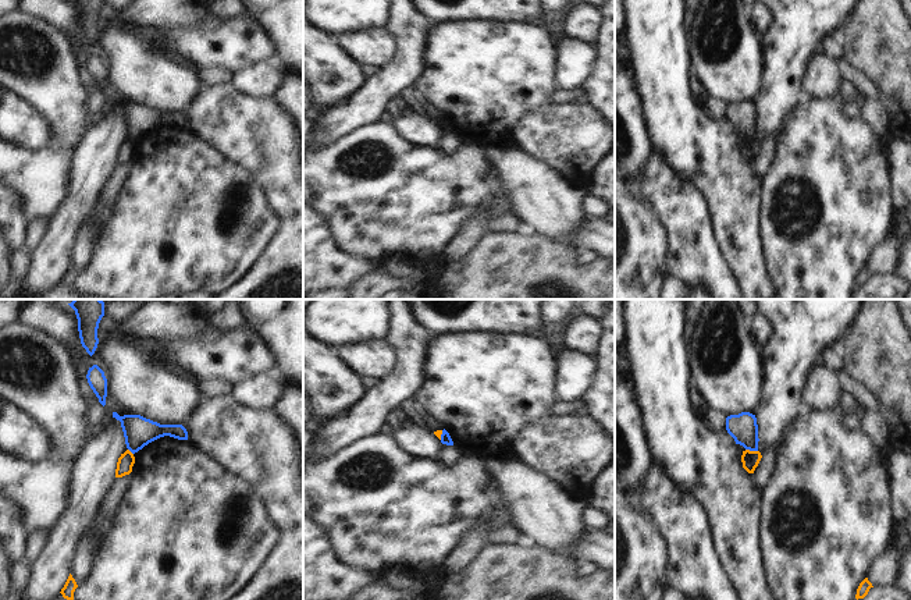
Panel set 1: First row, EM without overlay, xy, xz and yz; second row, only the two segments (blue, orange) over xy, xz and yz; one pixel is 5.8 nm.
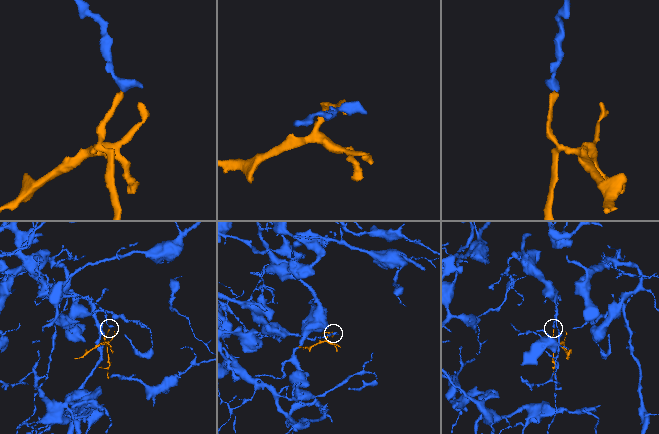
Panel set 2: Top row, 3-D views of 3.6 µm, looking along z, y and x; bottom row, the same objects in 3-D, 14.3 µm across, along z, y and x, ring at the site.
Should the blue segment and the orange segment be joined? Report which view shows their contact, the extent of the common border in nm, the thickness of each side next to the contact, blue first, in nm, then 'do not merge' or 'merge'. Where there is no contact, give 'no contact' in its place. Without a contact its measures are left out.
yz | 70 nm | 170/100 nm | do not merge

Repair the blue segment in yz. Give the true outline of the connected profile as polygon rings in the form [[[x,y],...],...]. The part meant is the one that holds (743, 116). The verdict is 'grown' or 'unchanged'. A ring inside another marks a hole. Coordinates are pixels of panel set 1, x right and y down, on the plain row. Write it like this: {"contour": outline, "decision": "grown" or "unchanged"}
{"contour": [[[741,100],[726,106],[726,118],[734,127],[736,132],[745,138],[758,139],[758,113],[755,103]]], "decision": "unchanged"}

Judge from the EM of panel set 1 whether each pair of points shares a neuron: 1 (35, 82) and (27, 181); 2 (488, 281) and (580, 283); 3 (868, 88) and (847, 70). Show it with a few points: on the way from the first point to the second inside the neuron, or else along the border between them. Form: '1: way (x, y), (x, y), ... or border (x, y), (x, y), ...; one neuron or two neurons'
1: way (60, 107), (60, 148), (52, 156); one neuron
2: way (511, 281), (554, 280), (558, 283); one neuron
3: way (863, 82), (853, 75); one neuron

